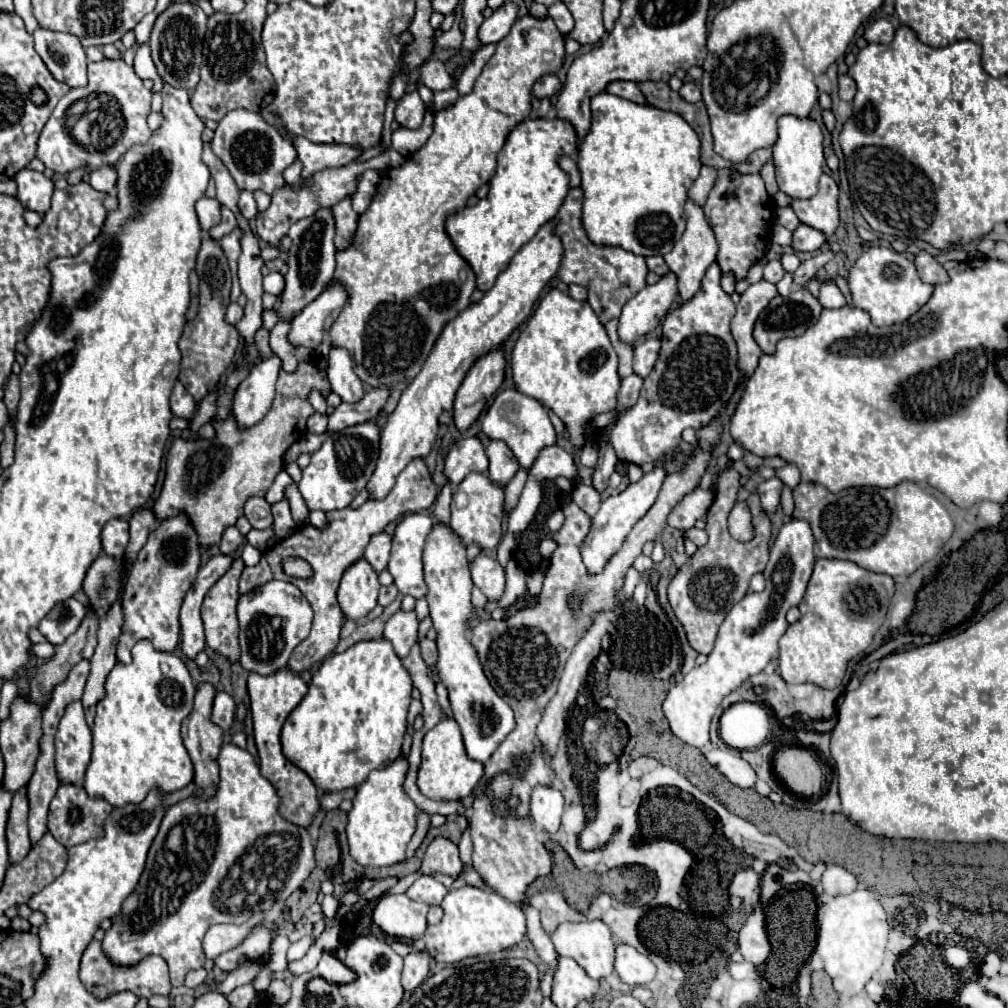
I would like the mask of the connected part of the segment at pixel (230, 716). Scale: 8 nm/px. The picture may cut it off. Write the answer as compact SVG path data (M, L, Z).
M220 691L220 693L216 693L210 721L214 725L218 725L222 731L228 731L232 727L232 723L234 723L234 711L236 711L234 699L228 693Z

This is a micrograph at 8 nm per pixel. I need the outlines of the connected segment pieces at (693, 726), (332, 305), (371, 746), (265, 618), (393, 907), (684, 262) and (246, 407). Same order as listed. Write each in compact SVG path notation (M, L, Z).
M792 519L788 521L776 535L776 541L770 549L770 561L764 569L764 577L766 577L766 589L762 593L750 593L746 595L740 603L736 603L732 607L732 611L728 611L728 615L724 617L724 623L718 627L718 637L716 637L716 645L712 649L712 653L708 655L708 661L700 667L694 667L682 681L678 681L670 691L668 697L664 701L664 715L670 723L672 733L682 739L684 743L692 745L692 747L706 747L710 745L710 721L718 709L718 705L722 703L722 699L732 693L734 689L738 689L748 677L760 673L766 669L766 665L778 657L778 639L784 635L784 631L788 629L788 621L786 621L786 613L790 607L796 607L806 591L808 579L812 575L812 567L814 567L814 541L812 541L812 529L806 521L800 519Z
M334 281L326 285L326 289L292 319L292 329L288 335L290 343L306 343L308 349L316 349L322 343L324 333L330 331L332 323L344 309L346 301L348 291L344 283Z
M386 639L362 641L344 653L334 653L328 659L324 659L324 663L310 681L306 697L288 715L280 733L282 753L292 765L302 769L312 779L312 783L324 793L336 793L350 787L358 787L360 783L364 783L372 769L386 767L402 753L406 715L408 705L412 701L410 693L412 679Z
M268 581L240 597L240 663L244 669L270 675L286 667L294 647L304 641L312 625L312 607L298 587L288 581Z
M382 895L374 907L374 923L388 935L416 941L424 935L428 923L426 903L418 903L408 895Z
M686 201L686 231L684 231L682 239L674 245L672 253L664 255L664 261L666 261L668 269L676 275L678 295L682 297L682 301L688 301L688 299L692 299L692 297L698 293L700 281L702 281L706 269L708 269L708 267L714 263L714 259L716 259L716 251L718 251L718 243L716 243L716 237L714 237L712 227L710 227L708 221L704 219L702 207L694 205L692 201Z
M276 355L268 357L266 361L258 361L250 375L240 383L234 399L234 421L240 429L248 429L256 425L268 409L272 407L274 399L274 385L280 371L280 359Z

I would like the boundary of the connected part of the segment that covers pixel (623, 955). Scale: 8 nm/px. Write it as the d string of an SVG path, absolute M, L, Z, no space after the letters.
M618 945L616 947L616 963L614 963L614 969L616 969L618 977L622 979L622 983L626 983L630 987L646 985L656 975L654 963L646 955L638 953L630 945Z

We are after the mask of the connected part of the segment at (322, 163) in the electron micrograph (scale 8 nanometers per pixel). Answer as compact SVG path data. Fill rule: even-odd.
M288 135L298 157L304 163L302 179L308 179L312 173L329 167L339 167L360 157L360 147L344 147L340 143L312 143L304 137Z

